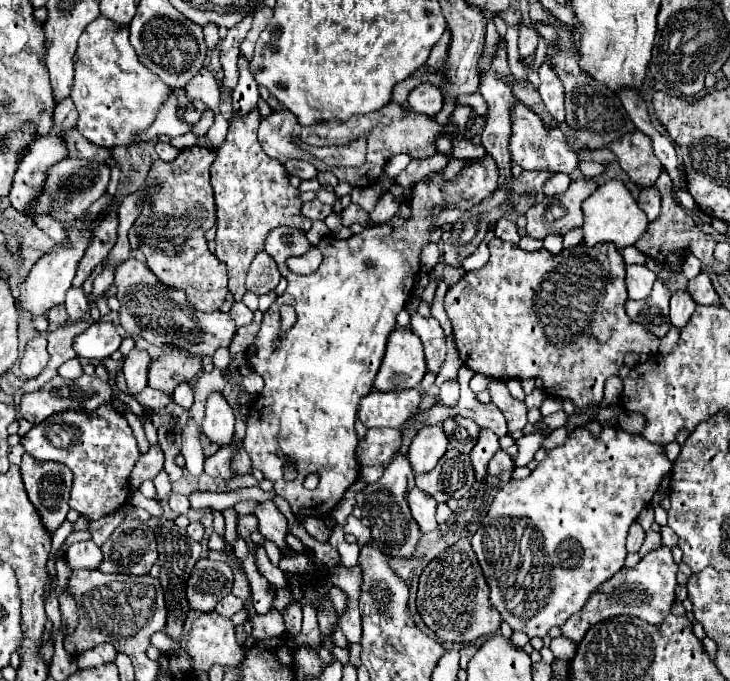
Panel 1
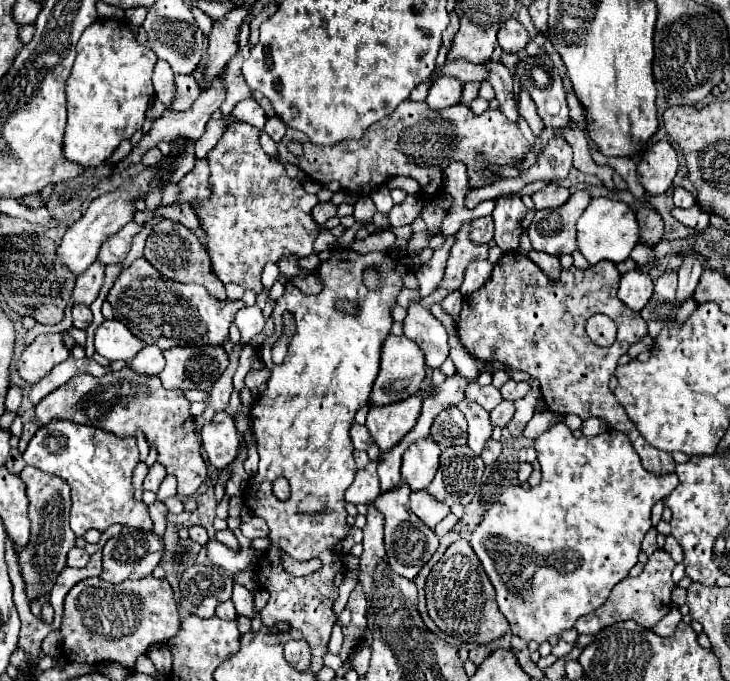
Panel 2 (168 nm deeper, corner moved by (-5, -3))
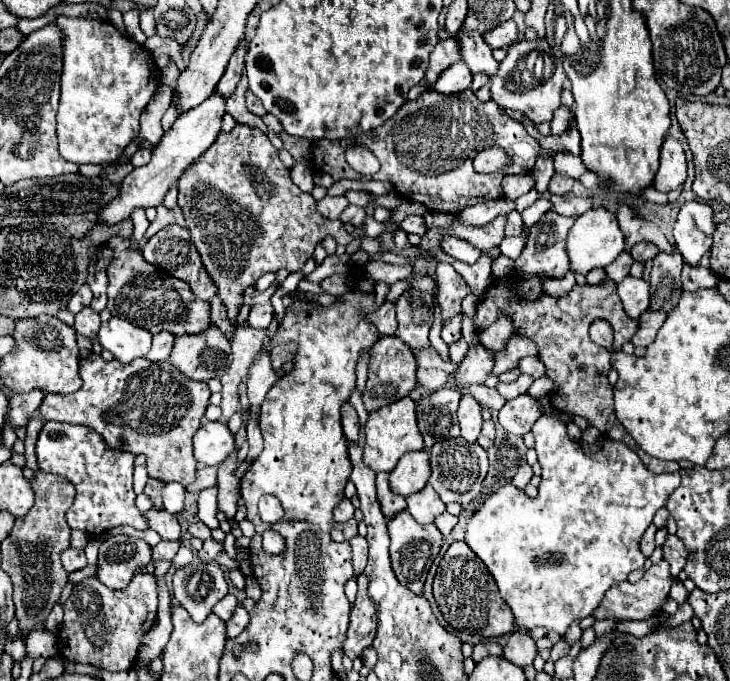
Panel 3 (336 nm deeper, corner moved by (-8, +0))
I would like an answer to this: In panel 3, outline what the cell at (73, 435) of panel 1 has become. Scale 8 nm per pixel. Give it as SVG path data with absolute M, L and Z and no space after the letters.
M46 422L42 426L36 452L38 452L40 470L66 476L76 488L74 504L66 512L66 520L70 528L82 530L92 536L100 536L106 530L124 524L138 530L148 528L146 518L134 504L136 498L132 490L134 454L108 448L106 442L86 426L72 426L60 422Z

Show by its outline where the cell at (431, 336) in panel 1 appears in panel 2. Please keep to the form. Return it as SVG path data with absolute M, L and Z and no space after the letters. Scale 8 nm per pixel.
M413 303L407 309L407 317L403 321L405 337L413 339L425 353L425 363L431 369L437 369L449 355L447 331L439 319L431 315L431 311L423 309L419 303Z

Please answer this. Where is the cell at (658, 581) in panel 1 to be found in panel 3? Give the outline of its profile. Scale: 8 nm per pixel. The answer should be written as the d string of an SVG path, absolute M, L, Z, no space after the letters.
M658 562L654 564L650 570L644 572L644 578L636 584L628 584L628 582L620 582L618 586L612 586L598 610L594 612L594 616L598 620L604 620L604 618L616 618L616 620L646 620L654 614L658 614L662 610L662 604L664 600L668 598L668 592L670 592L670 586L672 586L672 578L670 578L670 572L668 572L668 562Z

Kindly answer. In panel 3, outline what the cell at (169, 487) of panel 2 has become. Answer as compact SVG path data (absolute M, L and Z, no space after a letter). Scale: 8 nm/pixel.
M165 509L149 510L145 517L150 529L156 531L163 540L175 541L181 537L181 526L173 514Z

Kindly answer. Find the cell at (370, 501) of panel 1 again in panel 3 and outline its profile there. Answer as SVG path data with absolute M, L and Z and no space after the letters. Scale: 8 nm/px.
M404 510L388 522L388 532L390 532L390 560L392 560L392 568L394 568L398 582L402 586L410 588L414 594L422 596L428 570L430 570L430 566L442 546L440 530L434 524L418 524L410 516L410 512Z

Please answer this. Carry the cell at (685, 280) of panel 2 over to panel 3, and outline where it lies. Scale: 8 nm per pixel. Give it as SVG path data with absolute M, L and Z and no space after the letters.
M692 200L680 208L674 226L674 240L690 266L698 266L700 258L710 250L714 230L714 208L710 204Z

